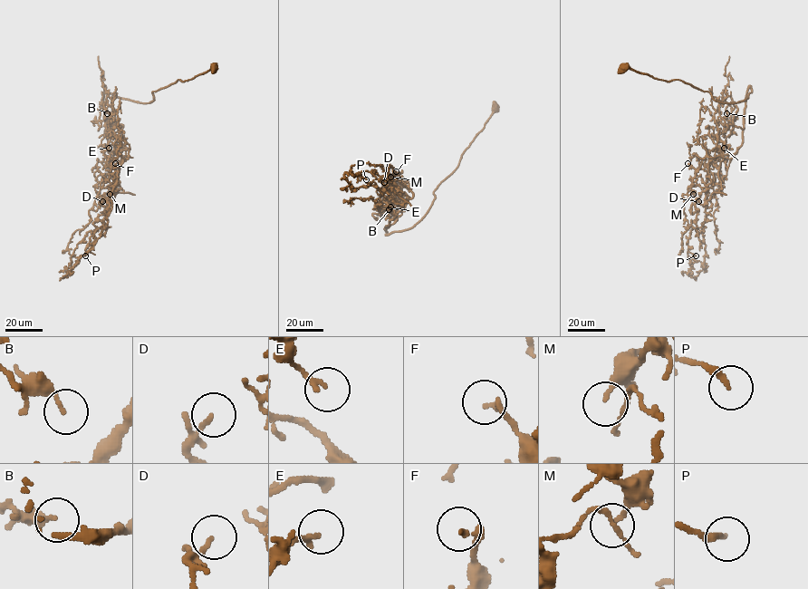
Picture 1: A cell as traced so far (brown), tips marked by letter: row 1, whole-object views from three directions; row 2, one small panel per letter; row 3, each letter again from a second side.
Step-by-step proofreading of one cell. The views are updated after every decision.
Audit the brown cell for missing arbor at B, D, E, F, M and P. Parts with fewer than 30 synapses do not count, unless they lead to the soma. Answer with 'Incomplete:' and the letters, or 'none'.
Incomplete: F

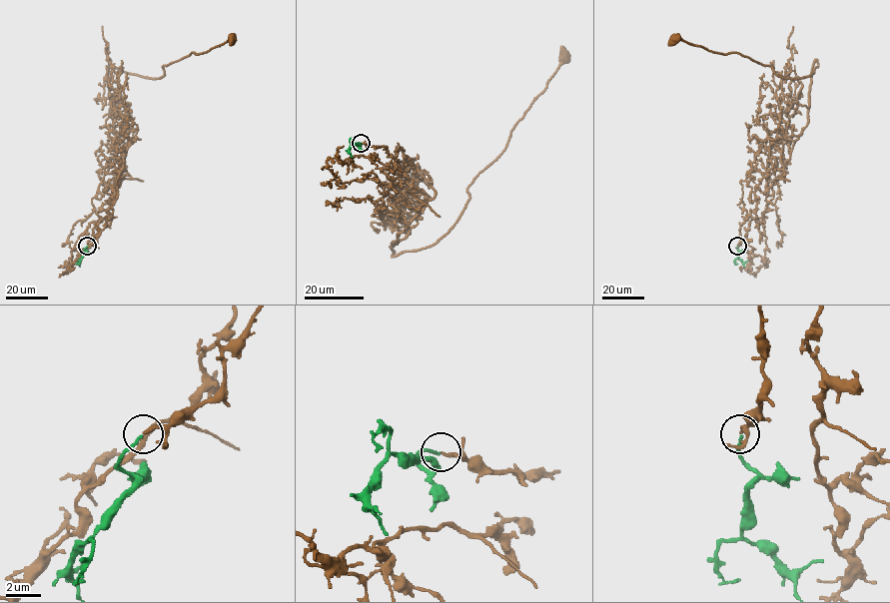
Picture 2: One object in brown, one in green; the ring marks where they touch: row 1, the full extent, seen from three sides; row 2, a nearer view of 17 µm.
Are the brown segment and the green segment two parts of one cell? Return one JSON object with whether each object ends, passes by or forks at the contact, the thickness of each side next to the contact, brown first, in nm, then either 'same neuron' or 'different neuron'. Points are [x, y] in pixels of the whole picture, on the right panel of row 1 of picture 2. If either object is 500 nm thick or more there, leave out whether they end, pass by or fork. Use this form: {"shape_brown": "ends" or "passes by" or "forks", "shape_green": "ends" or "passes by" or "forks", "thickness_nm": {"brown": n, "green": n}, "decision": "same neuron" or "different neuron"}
{"shape_brown": "ends", "shape_green": "ends", "thickness_nm": {"brown": 170, "green": 160}, "decision": "same neuron"}

